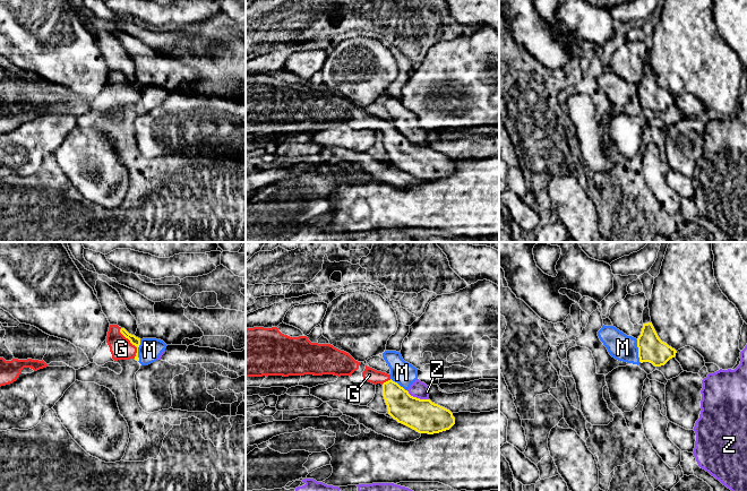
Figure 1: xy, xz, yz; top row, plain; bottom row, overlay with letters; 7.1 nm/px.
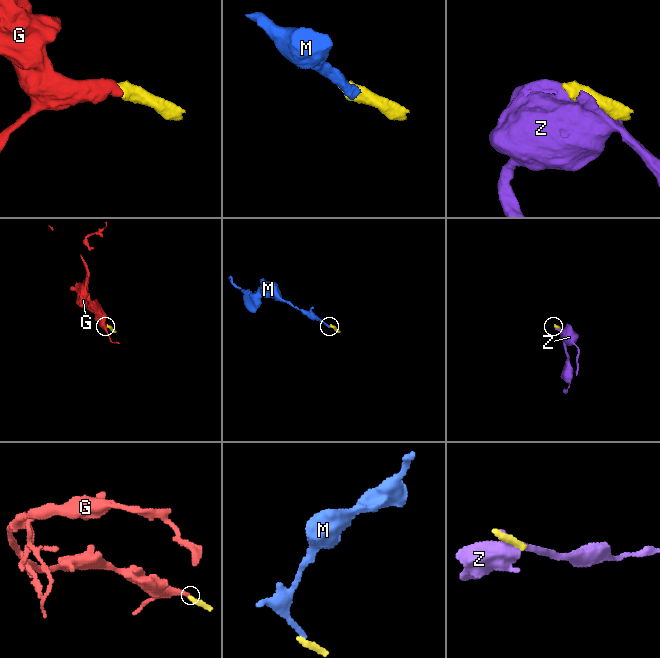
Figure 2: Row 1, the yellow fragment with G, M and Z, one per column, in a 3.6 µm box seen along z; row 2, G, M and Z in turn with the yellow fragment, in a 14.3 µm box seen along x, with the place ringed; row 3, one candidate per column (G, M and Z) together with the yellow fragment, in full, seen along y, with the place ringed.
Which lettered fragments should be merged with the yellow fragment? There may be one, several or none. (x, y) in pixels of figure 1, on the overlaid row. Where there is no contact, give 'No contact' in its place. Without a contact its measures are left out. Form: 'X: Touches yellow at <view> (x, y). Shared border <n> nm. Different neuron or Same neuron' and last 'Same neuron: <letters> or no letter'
G: Touches yellow at xy (131, 343). Shared border 240 nm. Same neuron
M: Touches yellow at yz (638, 351). Shared border 170 nm. Different neuron
Z: Touches yellow at xz (418, 398). Shared border 170 nm. Different neuron
Same neuron: G

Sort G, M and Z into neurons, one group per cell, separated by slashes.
G / M Z

